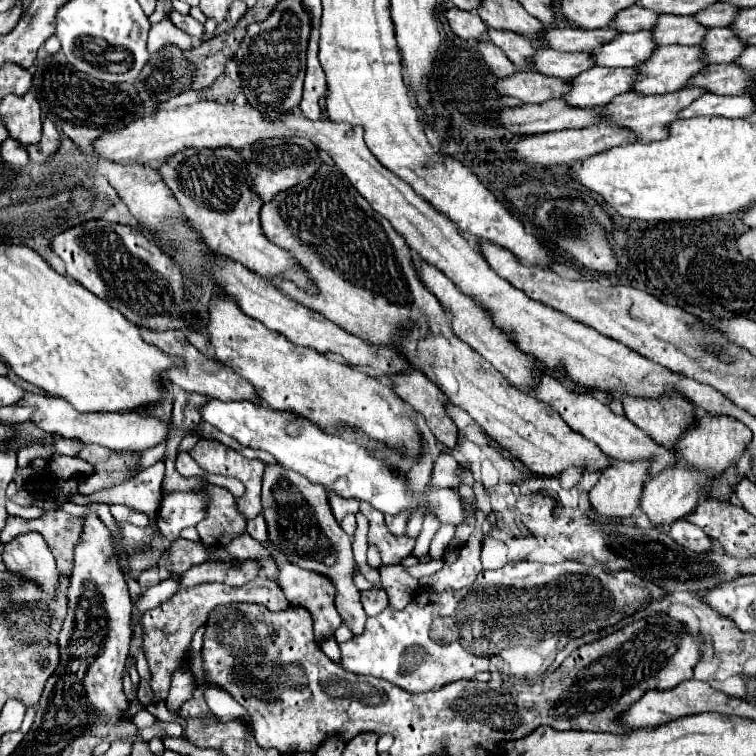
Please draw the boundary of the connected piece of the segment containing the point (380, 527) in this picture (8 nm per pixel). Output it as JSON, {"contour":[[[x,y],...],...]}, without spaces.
{"contour":[[[361,501],[361,513],[369,521],[369,543],[375,543],[379,547],[383,563],[399,563],[413,551],[415,539],[409,535],[393,535],[383,521],[383,513],[379,513],[373,505]]]}

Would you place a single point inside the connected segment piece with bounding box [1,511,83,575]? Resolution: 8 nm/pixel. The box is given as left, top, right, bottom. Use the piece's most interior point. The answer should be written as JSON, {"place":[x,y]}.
{"place":[60,530]}

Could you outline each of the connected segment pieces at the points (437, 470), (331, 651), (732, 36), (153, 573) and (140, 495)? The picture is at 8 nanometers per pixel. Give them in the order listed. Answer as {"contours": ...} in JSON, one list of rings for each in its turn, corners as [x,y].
{"contours":[[[[441,451],[431,473],[429,487],[459,487],[461,485],[461,469],[459,463],[453,459],[453,455]]],[[[333,635],[327,639],[327,643],[321,645],[321,651],[323,651],[327,657],[331,657],[333,661],[339,661],[339,645],[337,645],[337,641],[335,641]]],[[[715,27],[709,29],[703,49],[707,63],[731,63],[747,49],[747,43],[731,27]]],[[[149,567],[149,569],[143,569],[139,573],[139,579],[137,583],[141,587],[151,587],[151,585],[157,585],[161,579],[159,579],[159,567]]],[[[157,461],[155,465],[143,469],[135,479],[127,481],[123,487],[115,489],[103,489],[91,495],[75,494],[67,498],[67,502],[77,505],[89,503],[107,503],[107,505],[125,505],[135,511],[141,511],[149,517],[149,523],[157,527],[157,509],[161,503],[161,479],[163,479],[165,465],[163,461]]]]}

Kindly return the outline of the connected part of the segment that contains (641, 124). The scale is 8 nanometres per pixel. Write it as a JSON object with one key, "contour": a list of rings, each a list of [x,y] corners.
{"contour":[[[687,87],[675,93],[663,93],[663,95],[643,95],[643,93],[627,93],[627,95],[619,95],[615,101],[611,101],[611,105],[607,105],[603,109],[603,113],[607,113],[607,121],[609,123],[617,123],[623,125],[627,129],[631,129],[639,141],[659,141],[663,137],[669,135],[669,125],[679,119],[679,113],[691,105],[695,99],[699,99],[701,95],[709,93],[707,89],[701,87]]]}

